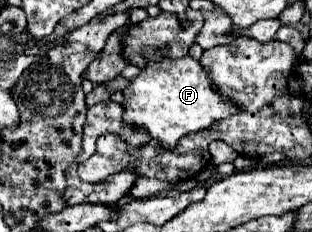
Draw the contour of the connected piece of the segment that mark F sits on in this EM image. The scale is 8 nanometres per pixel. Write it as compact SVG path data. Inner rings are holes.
M192 56L152 58L142 74L136 76L128 88L124 88L124 96L124 124L146 128L152 138L168 150L172 150L182 136L202 132L216 120L240 114L240 104L228 100L228 96L220 96L208 72Z

